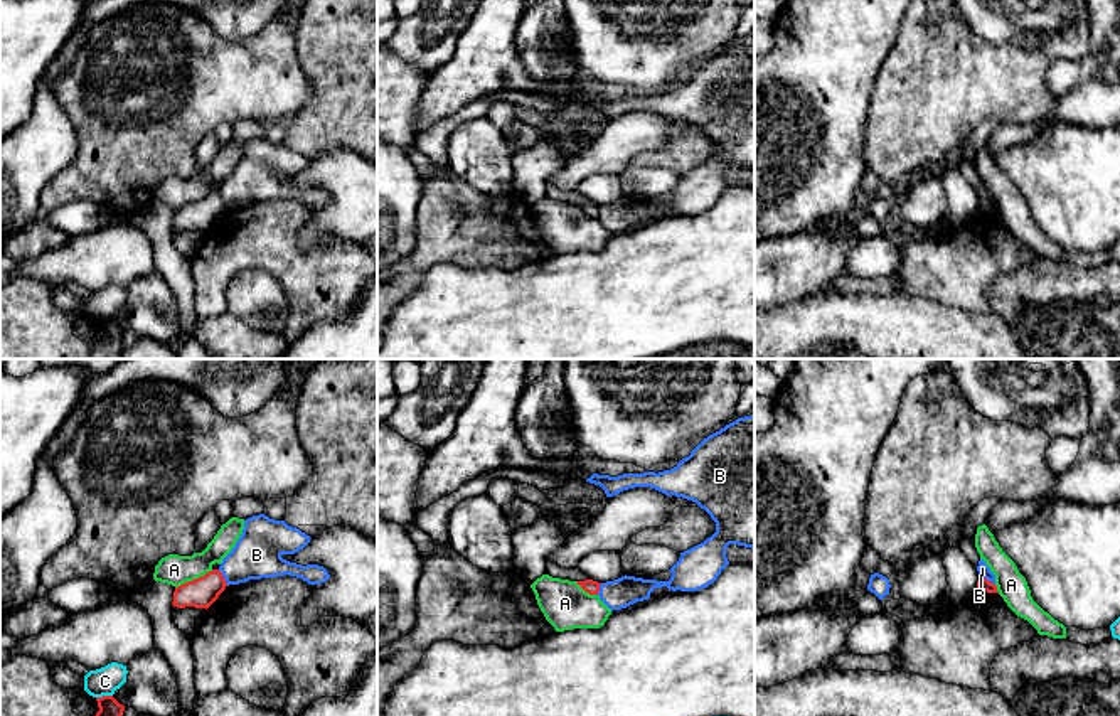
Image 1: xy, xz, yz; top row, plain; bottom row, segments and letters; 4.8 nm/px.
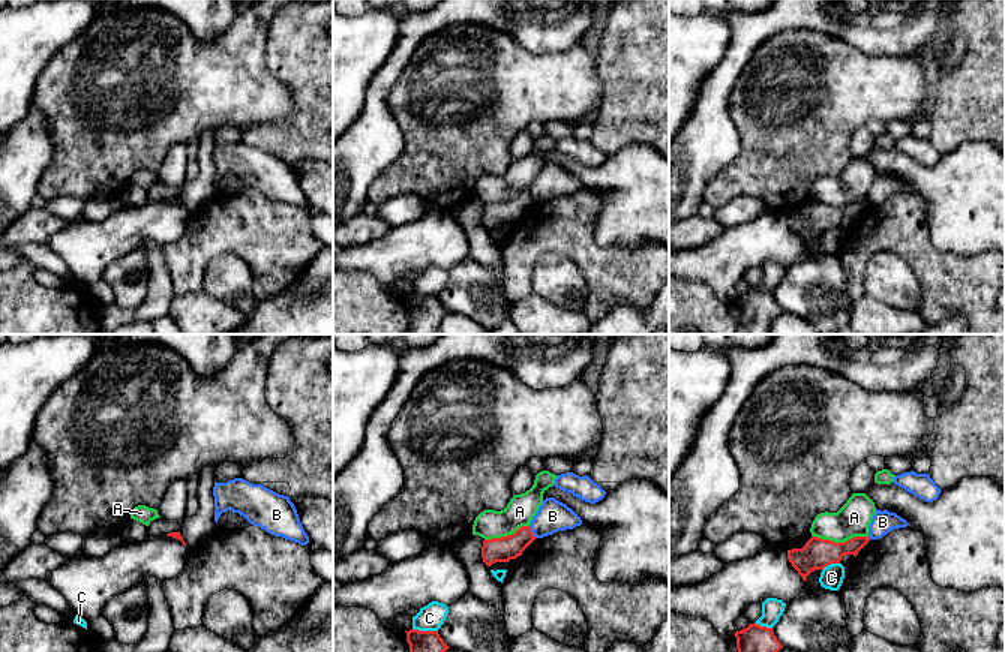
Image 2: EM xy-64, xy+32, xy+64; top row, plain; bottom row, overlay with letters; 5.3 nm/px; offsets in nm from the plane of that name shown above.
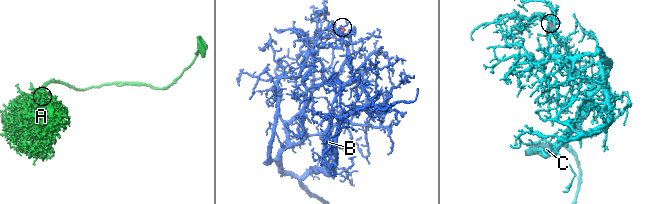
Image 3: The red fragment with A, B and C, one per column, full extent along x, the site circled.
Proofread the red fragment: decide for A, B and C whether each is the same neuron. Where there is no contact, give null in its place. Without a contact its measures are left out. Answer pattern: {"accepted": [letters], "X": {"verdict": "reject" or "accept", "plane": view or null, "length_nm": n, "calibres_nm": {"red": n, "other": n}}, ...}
{"accepted": [], "A": {"verdict": "reject", "plane": "xy", "length_nm": 200, "calibres_nm": {"red": 140, "other": 150}}, "B": {"verdict": "reject", "plane": "xy", "length_nm": 90, "calibres_nm": {"red": 140, "other": 220}}, "C": {"verdict": "reject", "plane": "xy", "length_nm": 80, "calibres_nm": {"red": 150, "other": 140}}}

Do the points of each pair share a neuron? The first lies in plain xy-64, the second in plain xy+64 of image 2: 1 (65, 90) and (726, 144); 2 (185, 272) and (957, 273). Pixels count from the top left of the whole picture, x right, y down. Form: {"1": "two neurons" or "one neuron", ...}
{"1": "two neurons", "2": "one neuron"}

